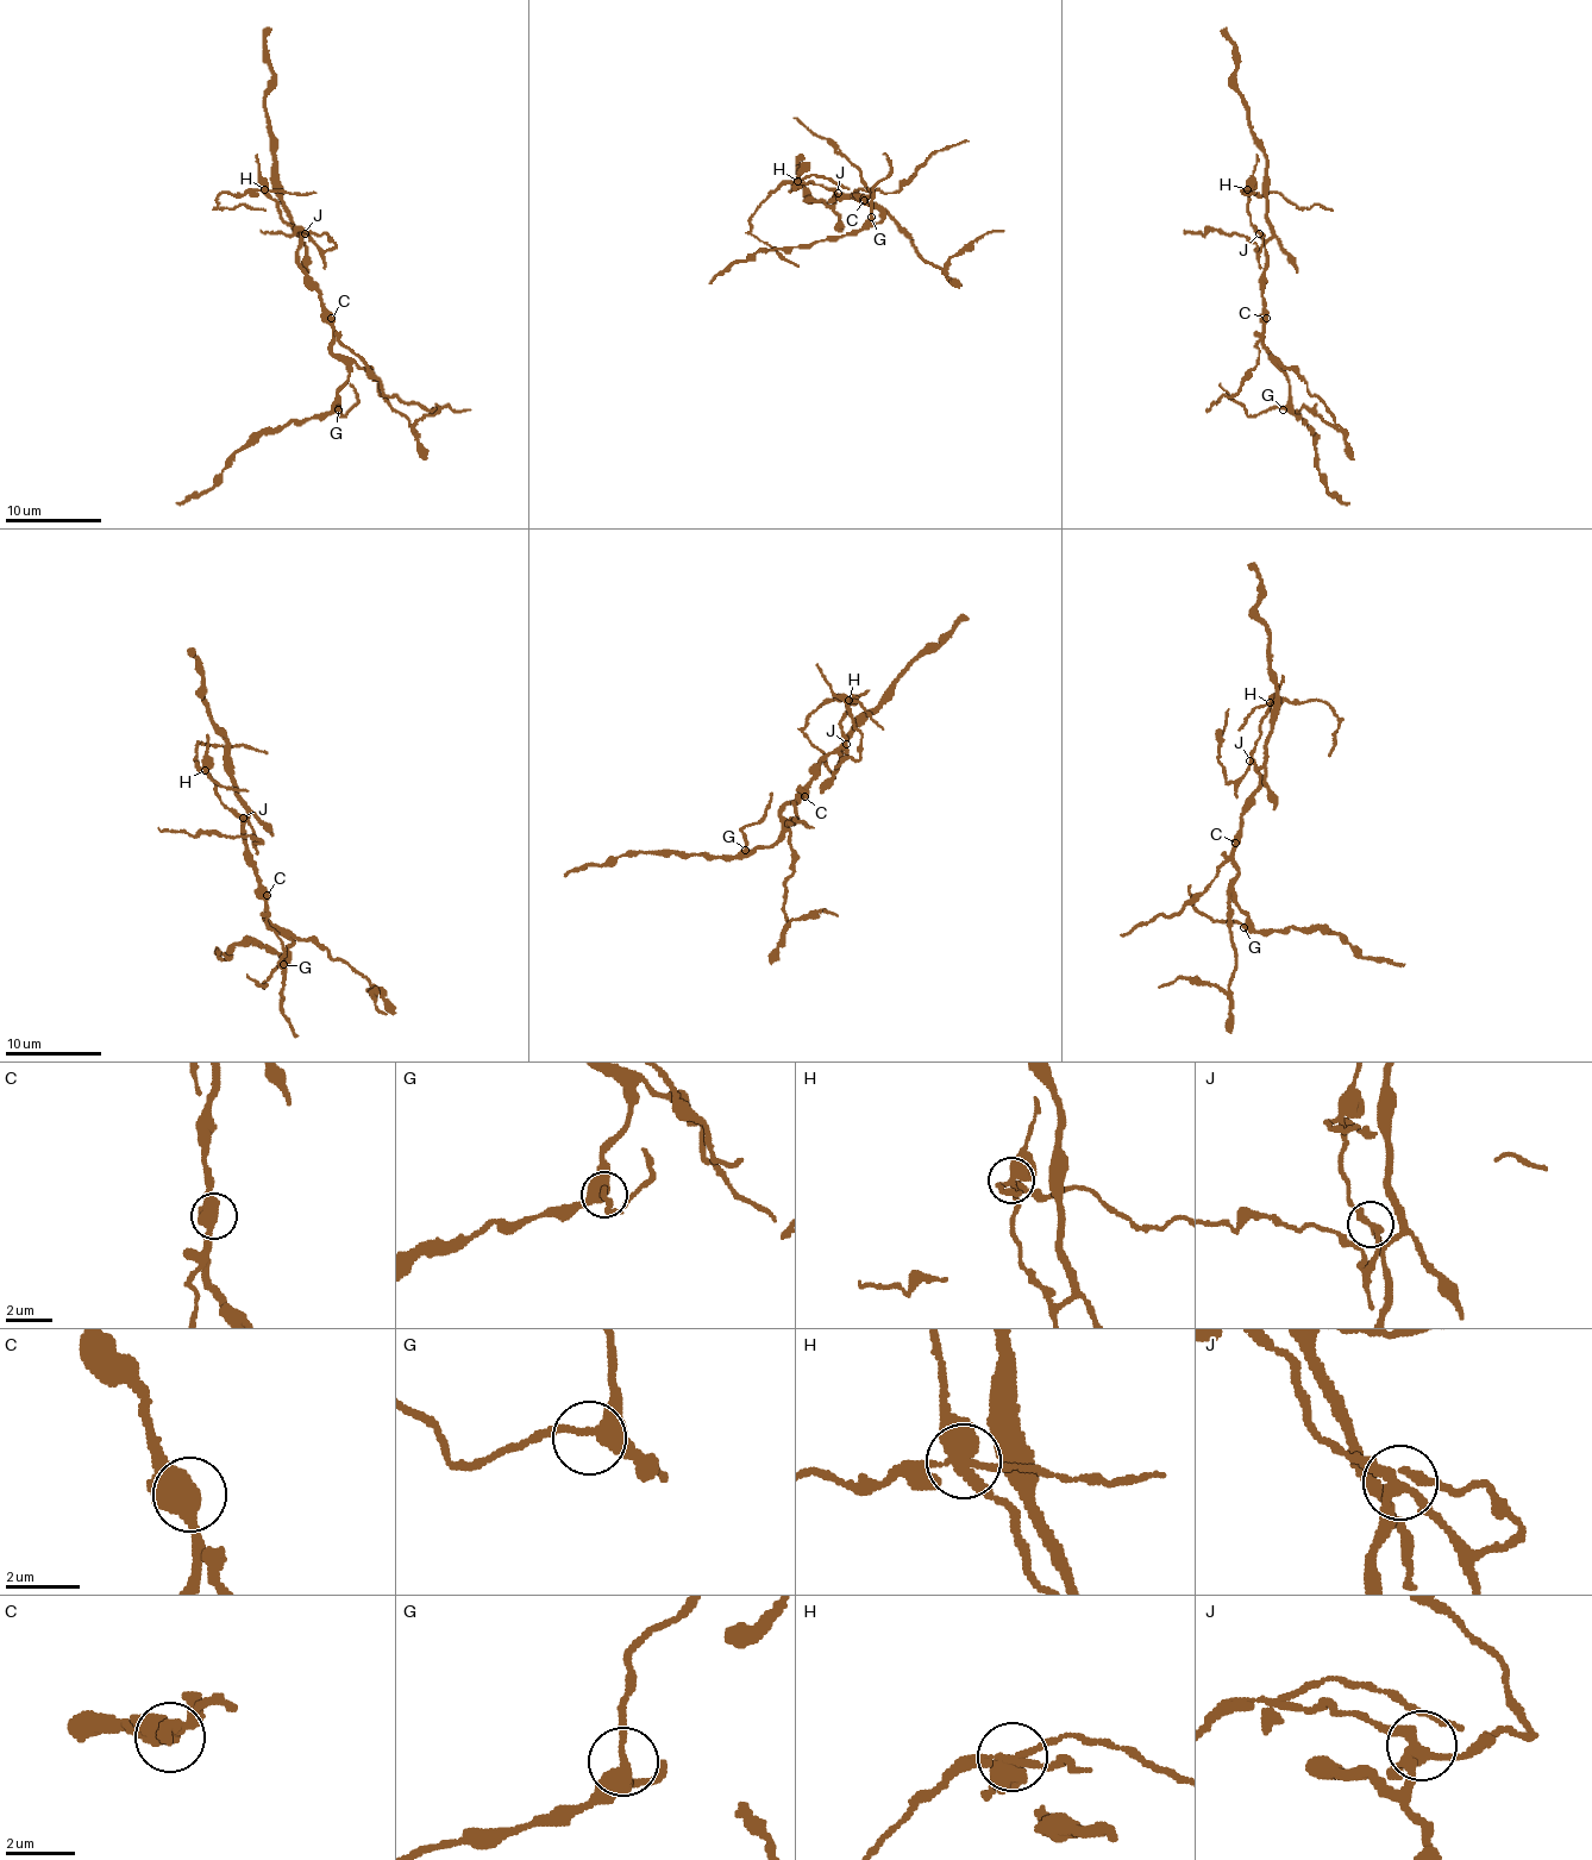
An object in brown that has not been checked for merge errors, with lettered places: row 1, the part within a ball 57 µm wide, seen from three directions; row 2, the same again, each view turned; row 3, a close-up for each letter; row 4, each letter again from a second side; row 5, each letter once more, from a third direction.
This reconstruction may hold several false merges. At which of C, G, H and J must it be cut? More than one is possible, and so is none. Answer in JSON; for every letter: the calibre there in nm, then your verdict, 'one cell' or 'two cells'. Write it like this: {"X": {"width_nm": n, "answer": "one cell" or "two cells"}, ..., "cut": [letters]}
{"C": {"width_nm": 420, "answer": "one cell"}, "G": {"width_nm": 300, "answer": "one cell"}, "H": {"width_nm": 400, "answer": "two cells"}, "J": {"width_nm": 240, "answer": "one cell"}, "cut": ["H"]}

